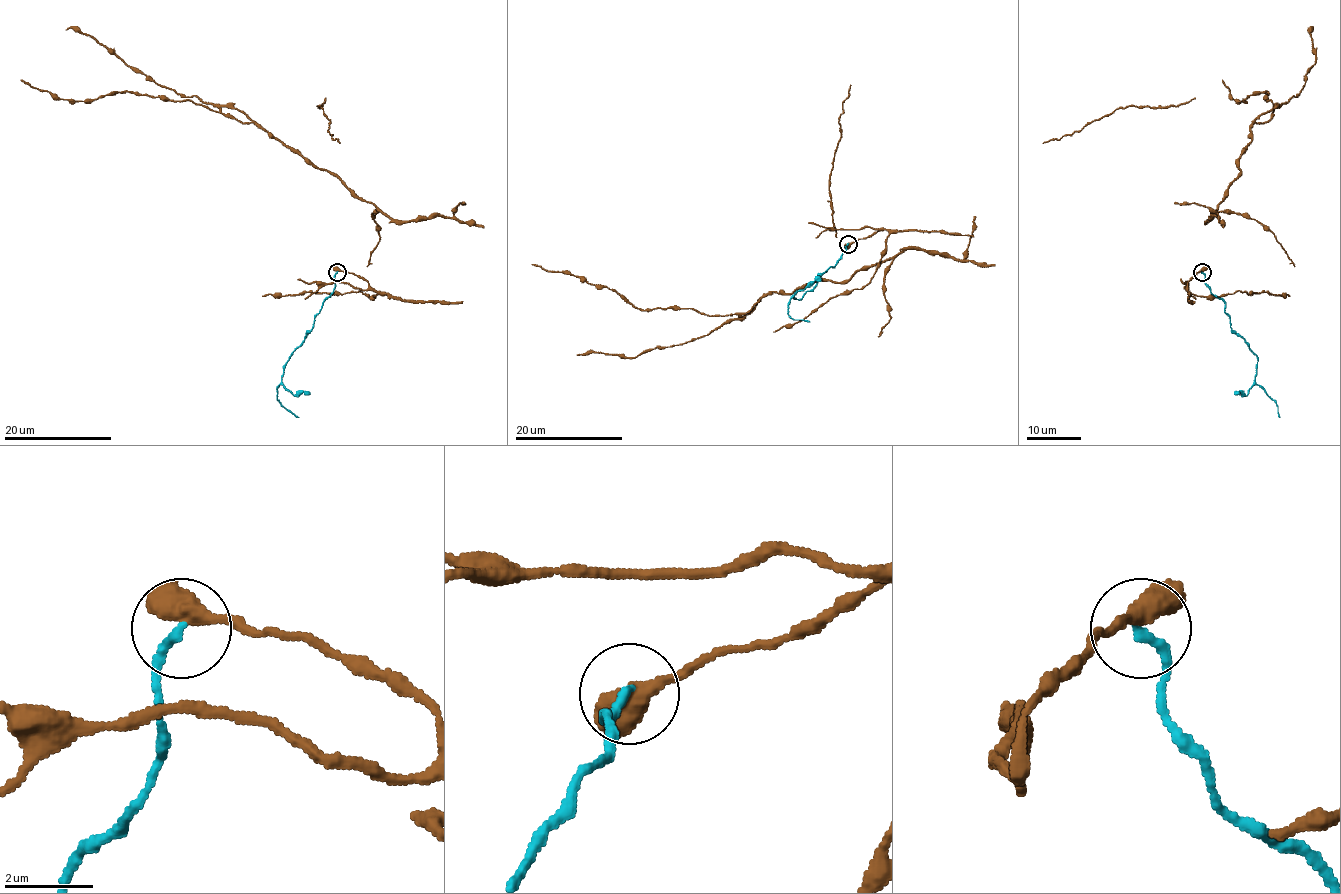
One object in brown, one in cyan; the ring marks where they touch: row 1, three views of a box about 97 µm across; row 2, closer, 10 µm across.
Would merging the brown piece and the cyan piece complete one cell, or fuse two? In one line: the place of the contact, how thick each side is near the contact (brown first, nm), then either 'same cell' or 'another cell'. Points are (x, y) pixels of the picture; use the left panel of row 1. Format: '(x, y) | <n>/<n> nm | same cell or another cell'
(337, 272) | 480/220 nm | another cell

